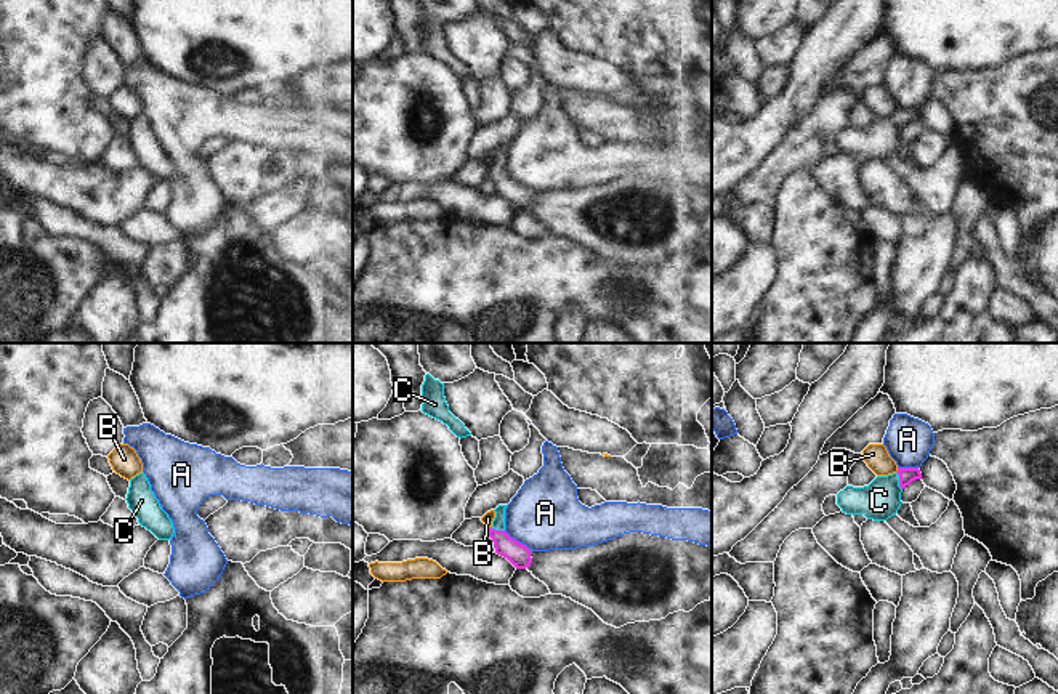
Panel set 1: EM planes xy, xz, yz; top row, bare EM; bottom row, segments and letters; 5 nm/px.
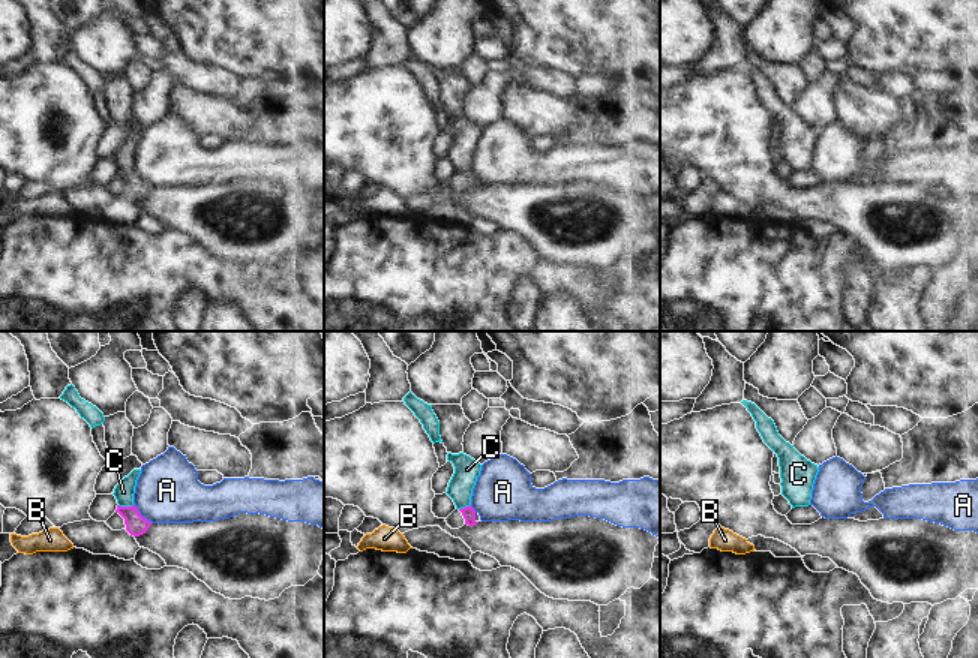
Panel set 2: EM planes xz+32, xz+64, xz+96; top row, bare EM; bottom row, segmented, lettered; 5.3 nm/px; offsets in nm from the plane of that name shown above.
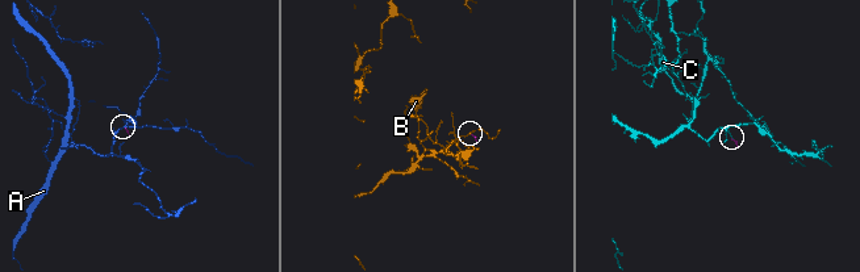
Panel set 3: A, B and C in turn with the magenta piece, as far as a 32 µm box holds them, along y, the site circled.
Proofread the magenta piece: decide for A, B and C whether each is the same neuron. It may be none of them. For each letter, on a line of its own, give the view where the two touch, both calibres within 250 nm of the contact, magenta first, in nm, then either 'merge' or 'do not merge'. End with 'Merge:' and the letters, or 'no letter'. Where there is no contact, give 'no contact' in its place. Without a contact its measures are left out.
A: meets magenta in xz; 110 nm thick on the magenta side, 360 nm on the other; do not merge
B: meets magenta in xz; 110 nm thick on the magenta side, 60 nm on the other; do not merge
C: meets magenta in yz; 80 nm thick on the magenta side, 200 nm on the other; merge
Merge: C

